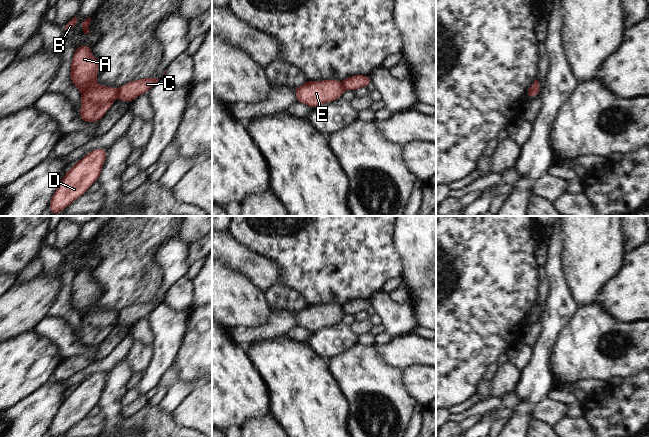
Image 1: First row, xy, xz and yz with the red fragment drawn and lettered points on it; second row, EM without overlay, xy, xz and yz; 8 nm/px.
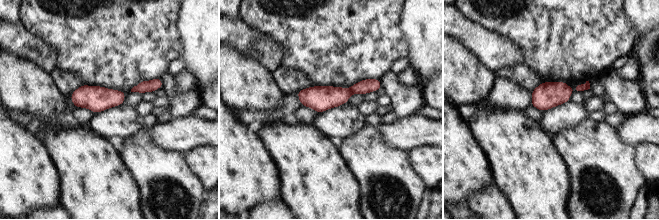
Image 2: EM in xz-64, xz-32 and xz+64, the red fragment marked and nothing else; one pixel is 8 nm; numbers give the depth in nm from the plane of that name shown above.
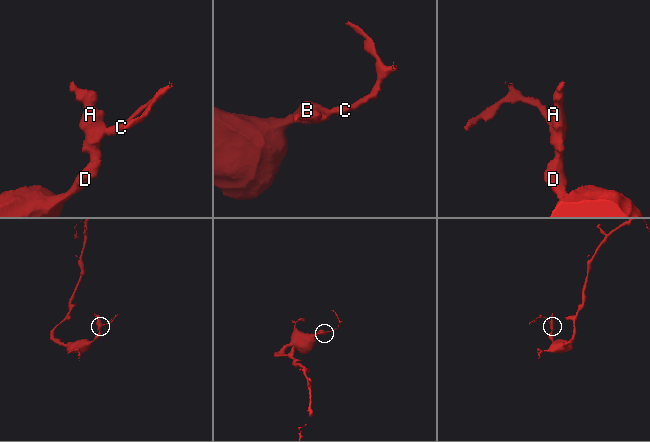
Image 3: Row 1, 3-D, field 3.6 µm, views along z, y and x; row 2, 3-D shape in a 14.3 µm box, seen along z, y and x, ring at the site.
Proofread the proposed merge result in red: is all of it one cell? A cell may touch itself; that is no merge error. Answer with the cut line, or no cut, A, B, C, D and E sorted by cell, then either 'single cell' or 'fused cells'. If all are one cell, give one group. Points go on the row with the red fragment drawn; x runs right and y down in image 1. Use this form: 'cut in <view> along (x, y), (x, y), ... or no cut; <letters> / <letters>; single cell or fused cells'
cut in xz along (340, 82), (344, 89); A B D E / C; fused cells

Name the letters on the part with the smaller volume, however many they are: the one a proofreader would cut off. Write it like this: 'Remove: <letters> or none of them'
Remove: C

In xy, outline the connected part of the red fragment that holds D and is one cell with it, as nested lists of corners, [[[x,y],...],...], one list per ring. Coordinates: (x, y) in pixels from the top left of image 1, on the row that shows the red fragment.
[[[98,148],[81,158],[60,181],[49,203],[53,216],[67,208],[99,180],[107,150]]]

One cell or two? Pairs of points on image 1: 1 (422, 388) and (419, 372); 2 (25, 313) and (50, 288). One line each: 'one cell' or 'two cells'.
1: one cell
2: one cell

